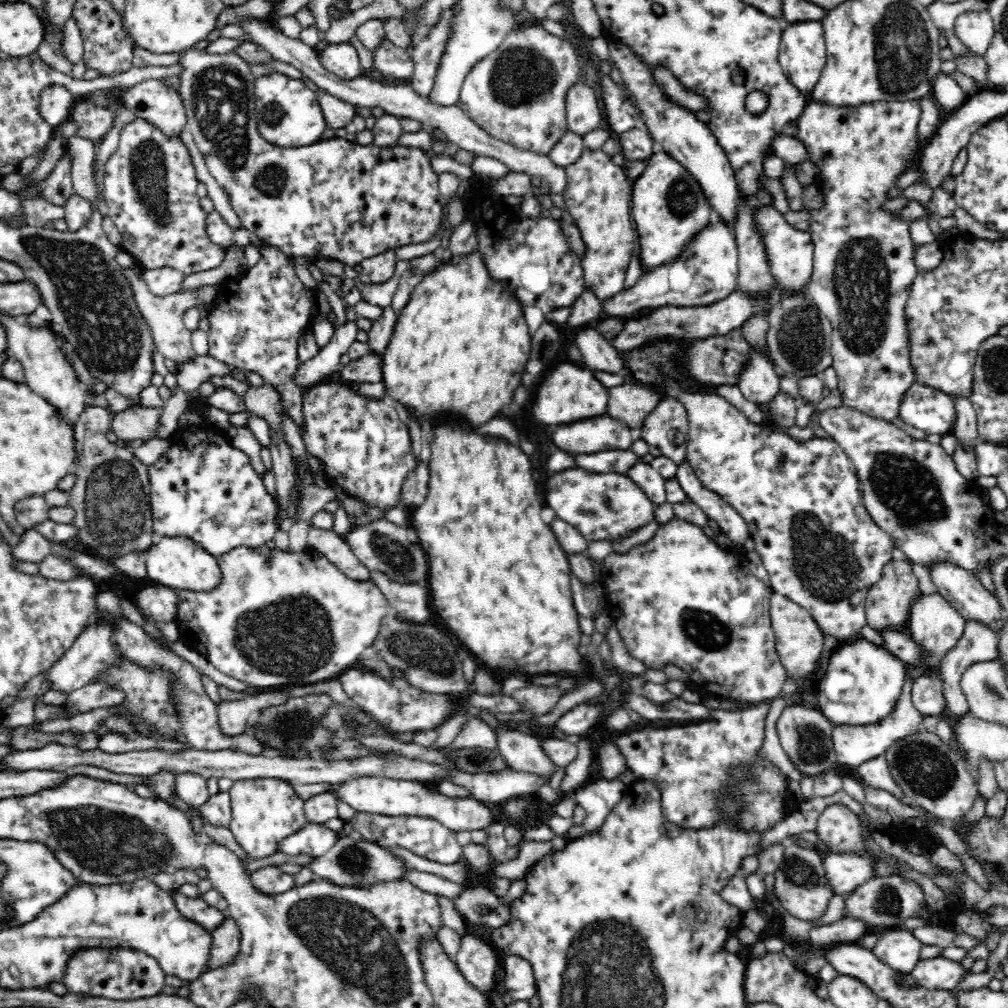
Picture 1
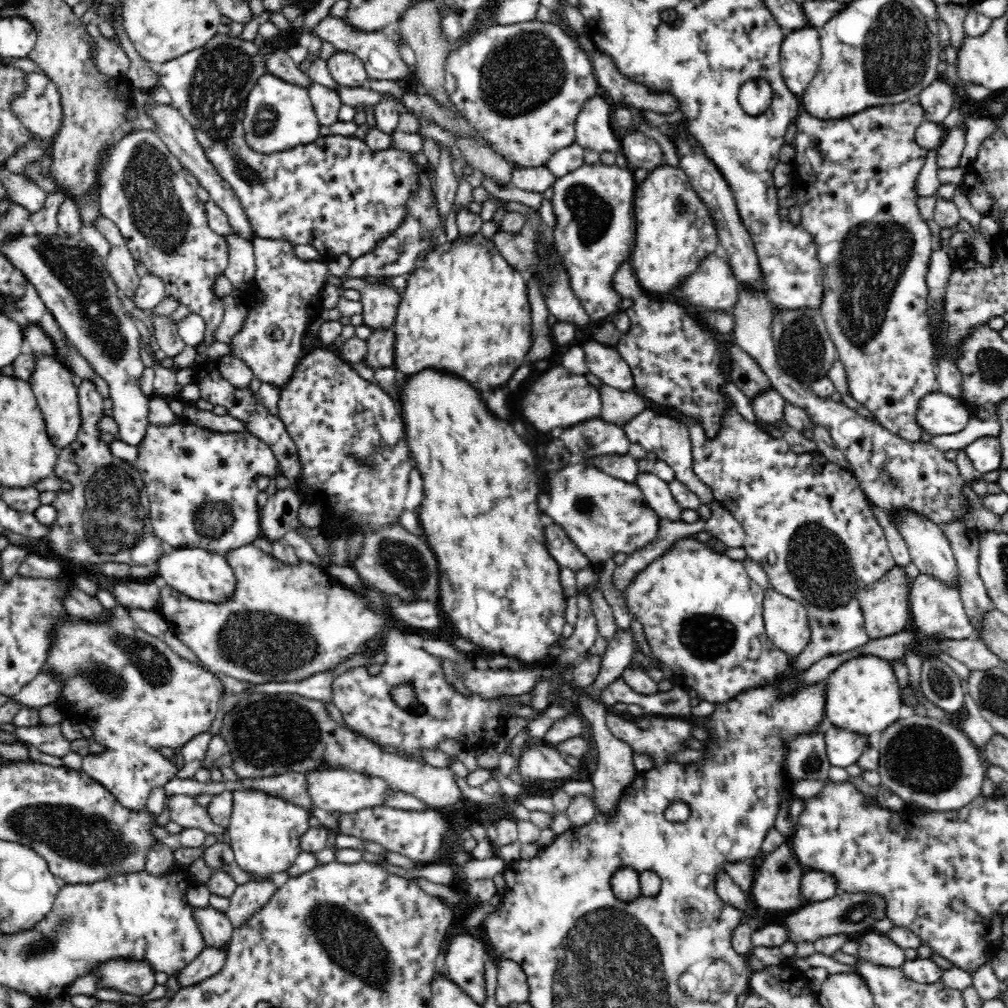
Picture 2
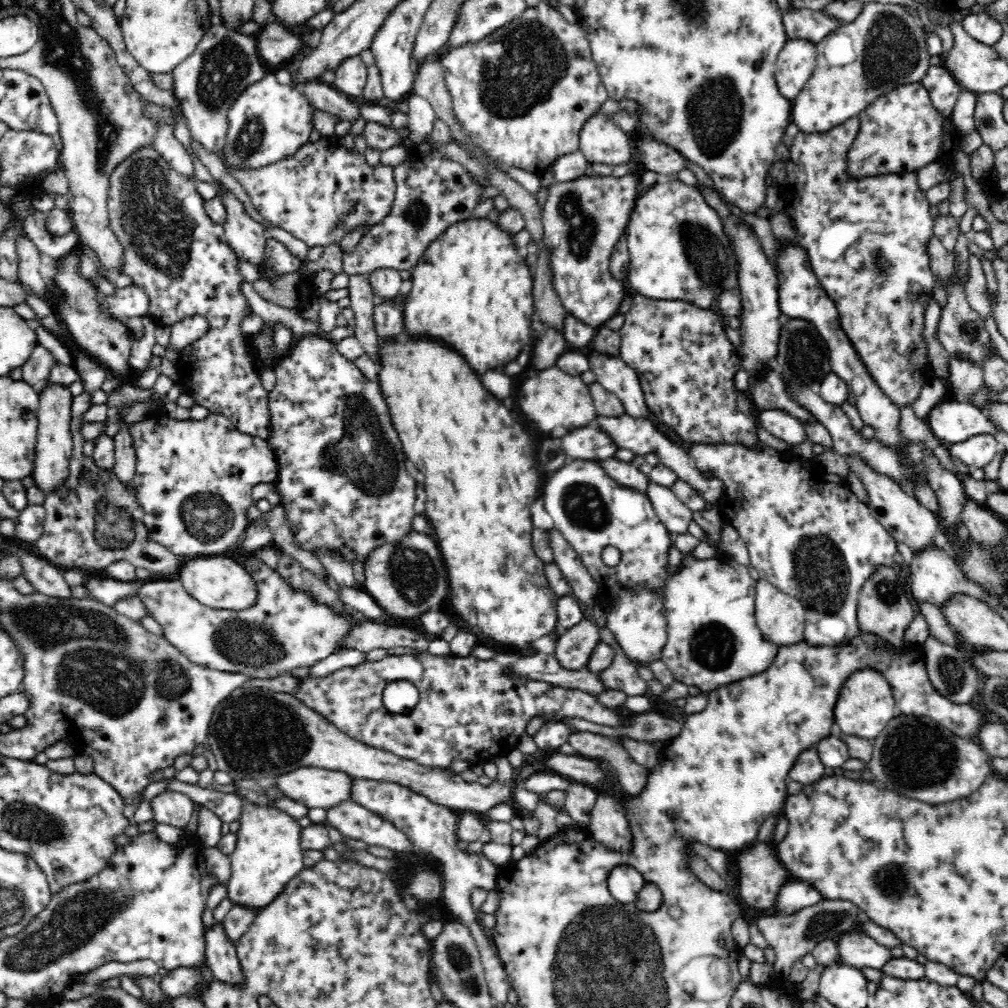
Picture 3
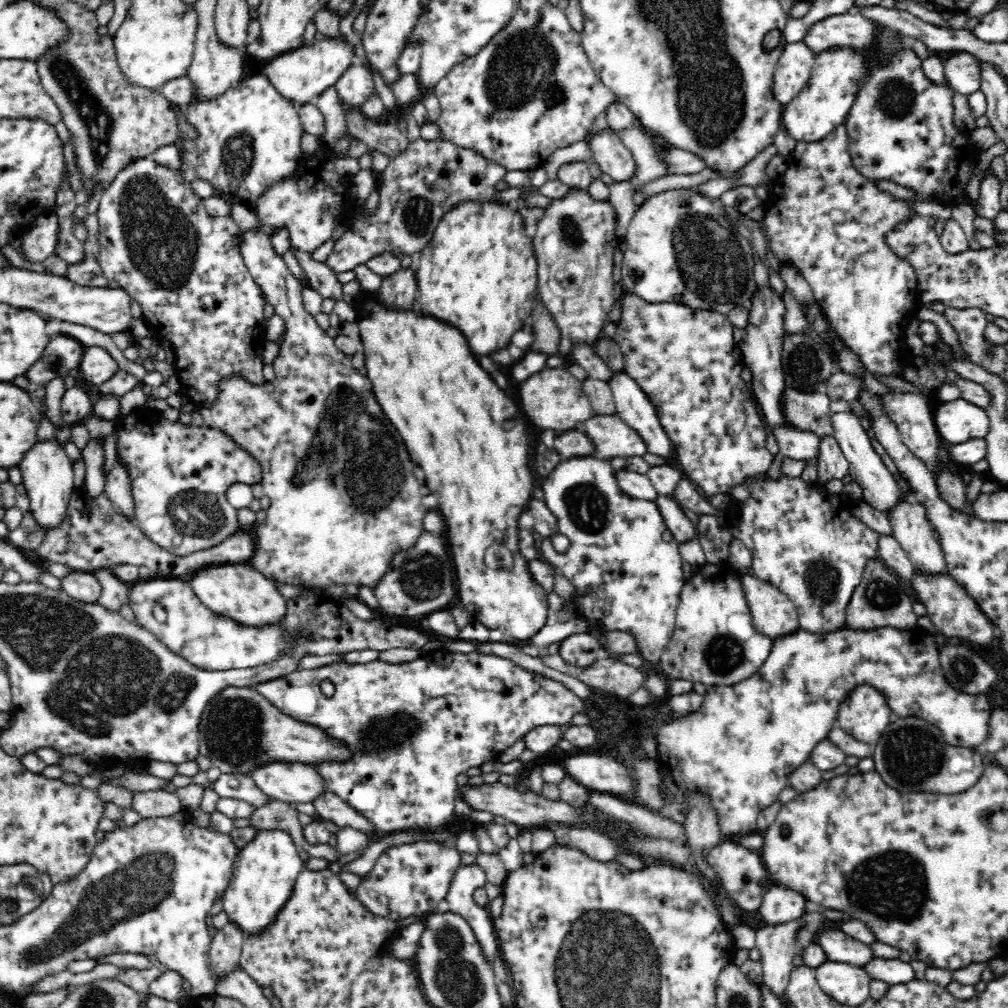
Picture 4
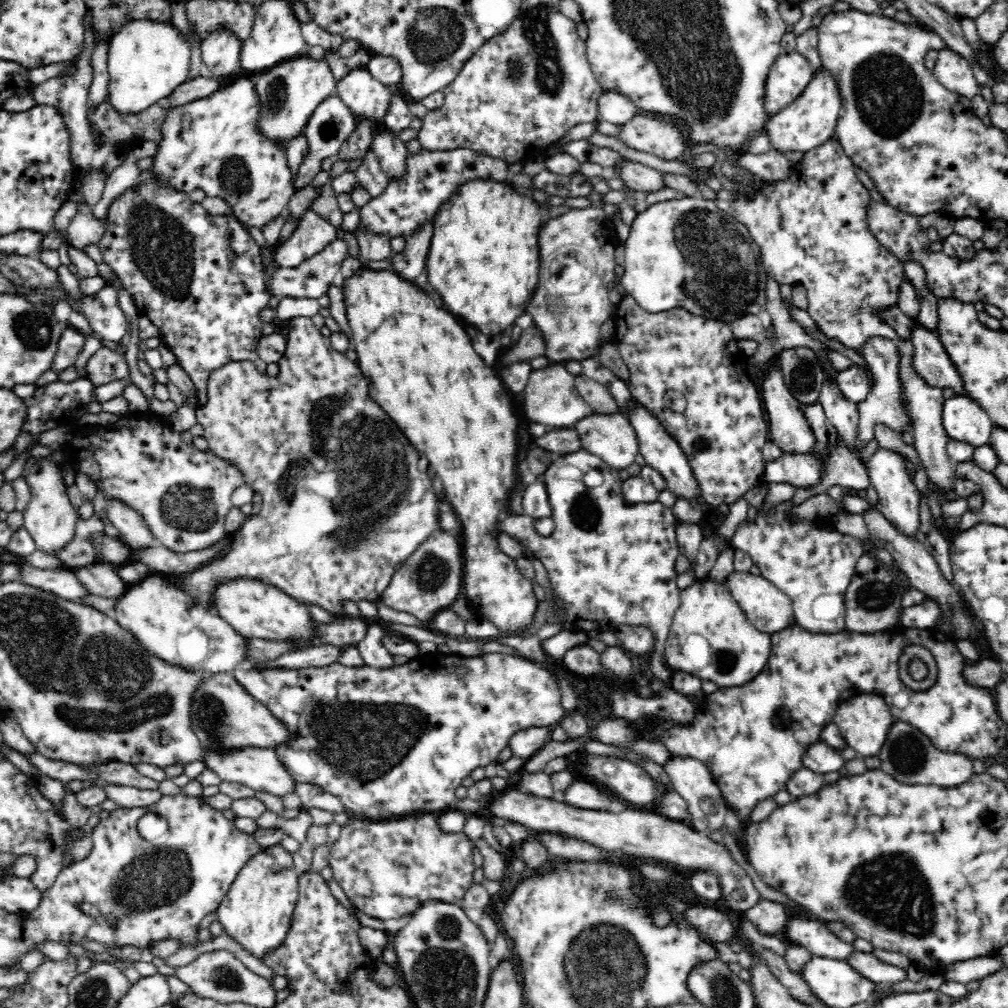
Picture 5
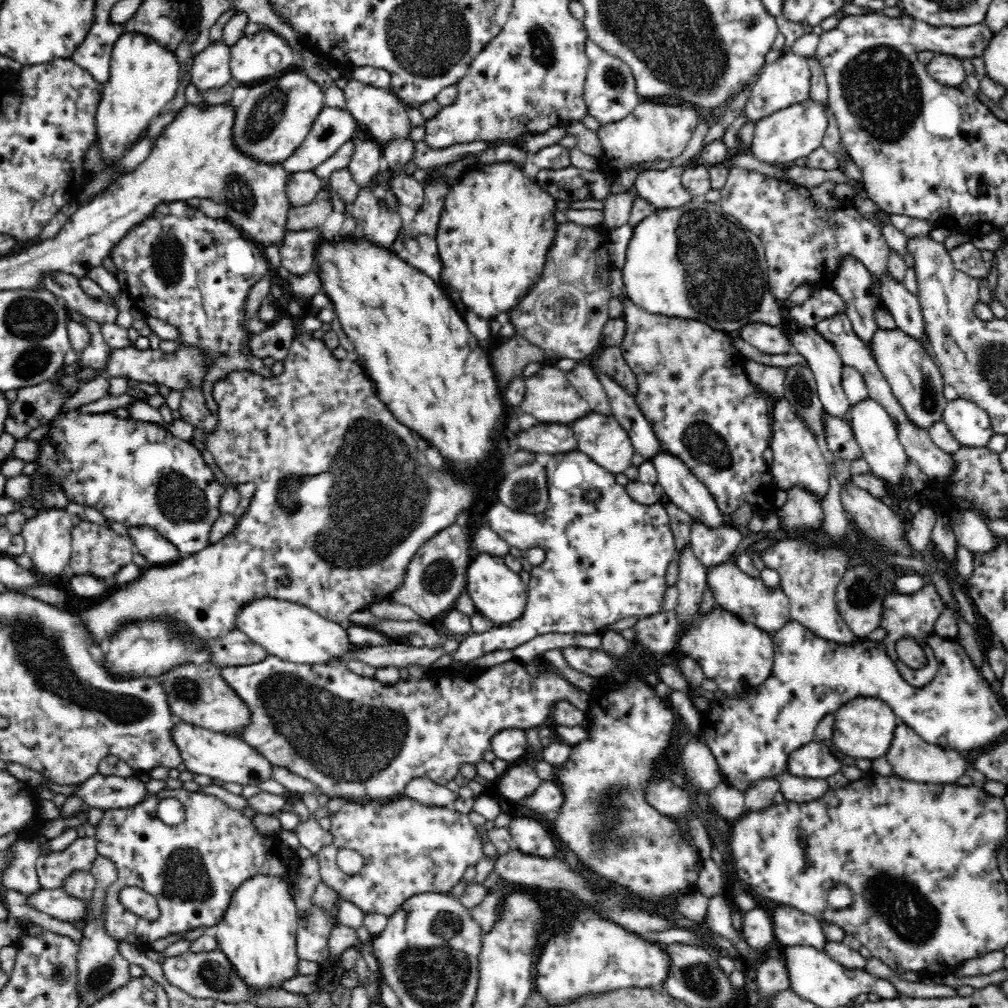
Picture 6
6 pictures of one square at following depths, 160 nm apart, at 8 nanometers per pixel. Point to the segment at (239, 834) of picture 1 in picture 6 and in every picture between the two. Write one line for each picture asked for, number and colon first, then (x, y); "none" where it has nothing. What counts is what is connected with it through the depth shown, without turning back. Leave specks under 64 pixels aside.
2: (265, 830)
3: (268, 853)
4: (264, 872)
5: (256, 911)
6: (258, 931)

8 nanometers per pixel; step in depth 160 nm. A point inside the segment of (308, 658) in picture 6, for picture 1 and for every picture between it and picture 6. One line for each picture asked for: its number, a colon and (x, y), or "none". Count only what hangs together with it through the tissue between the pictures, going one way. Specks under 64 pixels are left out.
1: (177, 562)
2: (200, 574)
3: (215, 581)
4: (237, 590)
5: (254, 609)

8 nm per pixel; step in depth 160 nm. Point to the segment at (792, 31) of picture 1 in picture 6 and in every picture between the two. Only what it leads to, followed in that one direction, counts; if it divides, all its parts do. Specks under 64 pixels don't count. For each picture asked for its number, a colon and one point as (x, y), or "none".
2: (800, 56)
3: (796, 61)
4: (794, 68)
5: (790, 74)
6: (784, 80)

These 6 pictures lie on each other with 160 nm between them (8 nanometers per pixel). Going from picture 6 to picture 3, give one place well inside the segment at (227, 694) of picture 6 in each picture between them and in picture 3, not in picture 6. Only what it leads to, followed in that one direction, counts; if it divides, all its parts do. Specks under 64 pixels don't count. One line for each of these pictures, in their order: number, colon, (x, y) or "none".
3: (259, 734)
4: (240, 730)
5: (225, 718)

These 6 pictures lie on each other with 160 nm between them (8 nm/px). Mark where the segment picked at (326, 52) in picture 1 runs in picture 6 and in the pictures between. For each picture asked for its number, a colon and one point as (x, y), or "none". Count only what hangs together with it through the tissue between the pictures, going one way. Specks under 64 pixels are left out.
2: (347, 69)
3: (351, 74)
4: (355, 85)
5: (367, 97)
6: (379, 109)

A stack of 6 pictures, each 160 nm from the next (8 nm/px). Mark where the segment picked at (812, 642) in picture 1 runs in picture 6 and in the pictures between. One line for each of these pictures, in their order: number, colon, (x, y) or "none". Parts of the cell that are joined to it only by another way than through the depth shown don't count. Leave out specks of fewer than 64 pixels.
2: (787, 622)
3: (781, 618)
4: (774, 615)
5: (769, 610)
6: (746, 597)

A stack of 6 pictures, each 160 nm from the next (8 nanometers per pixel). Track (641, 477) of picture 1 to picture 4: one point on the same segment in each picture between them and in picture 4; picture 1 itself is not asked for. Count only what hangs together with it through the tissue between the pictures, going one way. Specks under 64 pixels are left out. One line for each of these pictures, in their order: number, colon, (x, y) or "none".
2: (656, 491)
3: (675, 515)
4: (672, 512)

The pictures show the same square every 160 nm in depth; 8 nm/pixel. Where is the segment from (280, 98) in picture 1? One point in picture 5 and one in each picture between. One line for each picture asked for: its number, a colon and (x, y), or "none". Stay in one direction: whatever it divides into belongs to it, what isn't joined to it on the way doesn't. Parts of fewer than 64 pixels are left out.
2: (279, 116)
3: (270, 121)
4: (250, 137)
5: (213, 144)

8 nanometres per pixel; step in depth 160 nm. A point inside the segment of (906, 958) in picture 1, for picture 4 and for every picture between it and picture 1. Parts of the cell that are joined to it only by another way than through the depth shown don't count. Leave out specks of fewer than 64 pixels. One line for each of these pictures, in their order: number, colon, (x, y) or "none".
2: (876, 947)
3: (856, 949)
4: (839, 947)

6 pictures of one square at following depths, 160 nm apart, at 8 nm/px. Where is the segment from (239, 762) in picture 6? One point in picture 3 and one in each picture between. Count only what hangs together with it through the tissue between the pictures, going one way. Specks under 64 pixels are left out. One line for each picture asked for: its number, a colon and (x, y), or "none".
3: (315, 787)
4: (288, 782)
5: (260, 769)

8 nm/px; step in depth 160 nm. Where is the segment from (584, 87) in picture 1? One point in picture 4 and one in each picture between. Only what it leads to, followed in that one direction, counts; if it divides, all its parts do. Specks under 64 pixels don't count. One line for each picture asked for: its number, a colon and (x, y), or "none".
2: (593, 130)
3: (600, 140)
4: (608, 152)

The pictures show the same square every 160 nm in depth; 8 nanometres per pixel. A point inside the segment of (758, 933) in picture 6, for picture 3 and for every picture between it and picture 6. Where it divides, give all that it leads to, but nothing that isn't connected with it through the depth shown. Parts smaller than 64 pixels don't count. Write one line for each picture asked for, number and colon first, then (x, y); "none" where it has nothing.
3: (797, 894)
4: (780, 904)
5: (770, 917)

